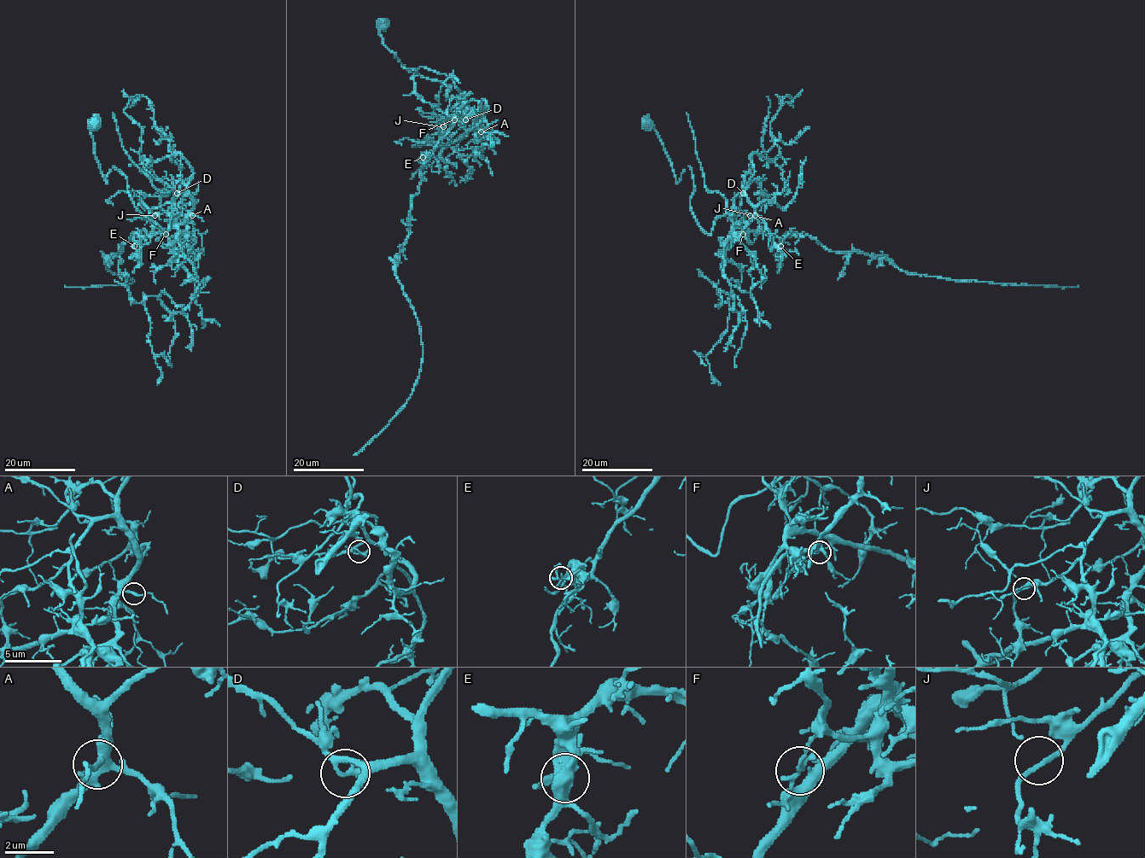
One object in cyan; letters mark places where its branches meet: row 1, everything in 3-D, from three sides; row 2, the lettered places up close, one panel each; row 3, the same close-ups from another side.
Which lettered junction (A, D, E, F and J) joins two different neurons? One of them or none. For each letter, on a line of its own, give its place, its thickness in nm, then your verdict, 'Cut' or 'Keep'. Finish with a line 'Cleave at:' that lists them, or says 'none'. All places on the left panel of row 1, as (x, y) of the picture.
A: Place: (192, 215). Thickness 180 nm. Keep
D: Place: (177, 193). Thickness 220 nm. Keep
E: Place: (134, 246). Thickness 220 nm. Keep
F: Place: (166, 234). Thickness 180 nm. Cut
J: Place: (154, 215). Thickness 190 nm. Keep
Cleave at: F

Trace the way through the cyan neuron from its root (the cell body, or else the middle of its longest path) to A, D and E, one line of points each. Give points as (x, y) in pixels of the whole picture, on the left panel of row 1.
A: (92, 125), (106, 182), (118, 169), (134, 206), (166, 234), (172, 213), (178, 225), (192, 215)
D: (92, 125), (94, 153), (104, 180), (113, 166), (118, 169), (126, 178), (134, 206), (166, 234), (177, 193)
E: (92, 125), (104, 180), (113, 166), (118, 169), (134, 206), (166, 234), (174, 214), (172, 227), (134, 246)

